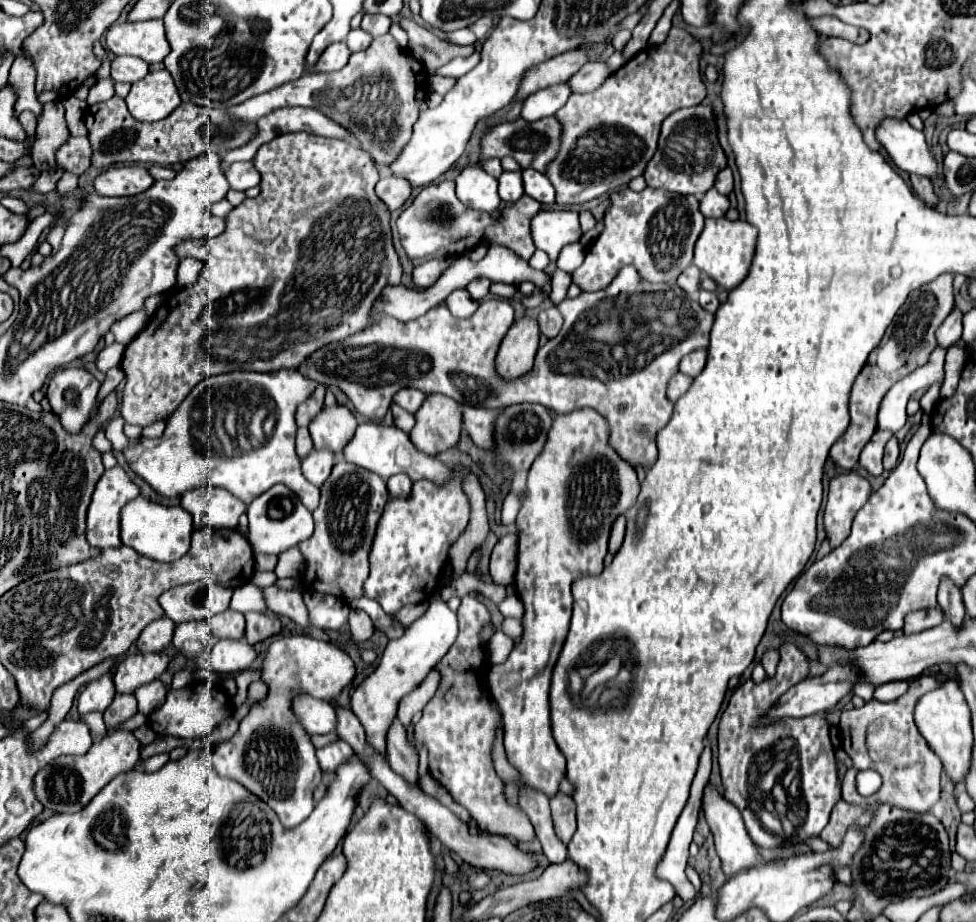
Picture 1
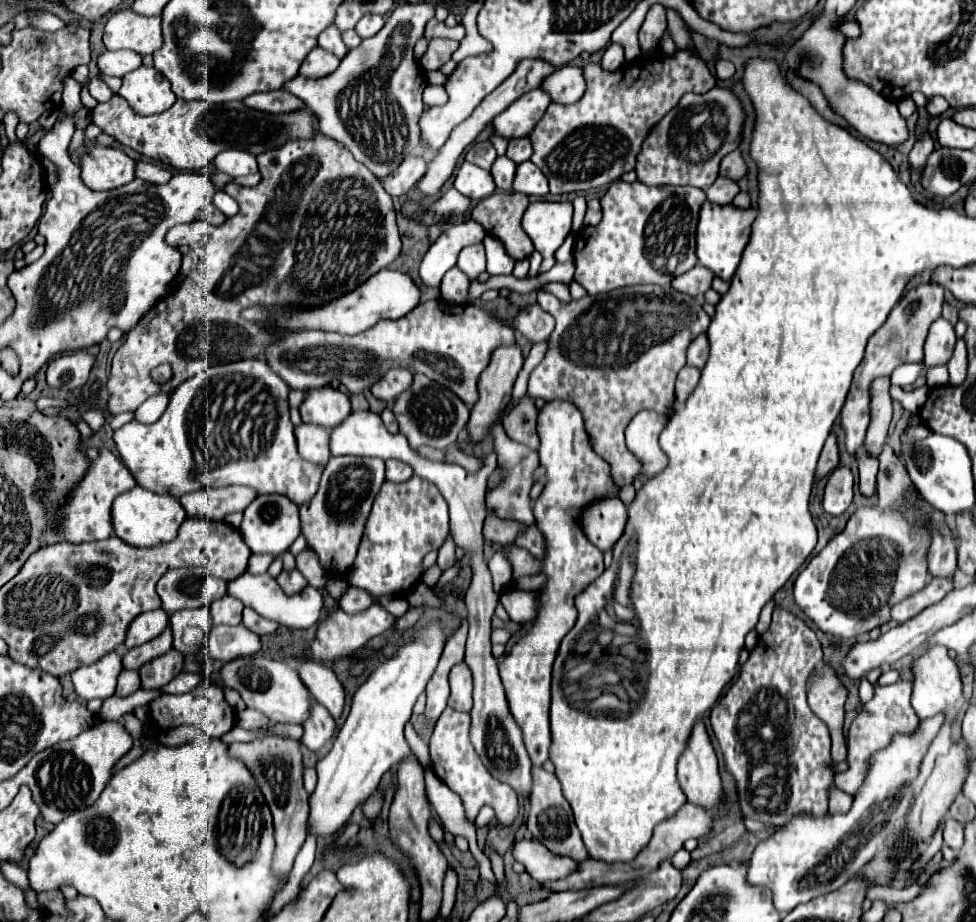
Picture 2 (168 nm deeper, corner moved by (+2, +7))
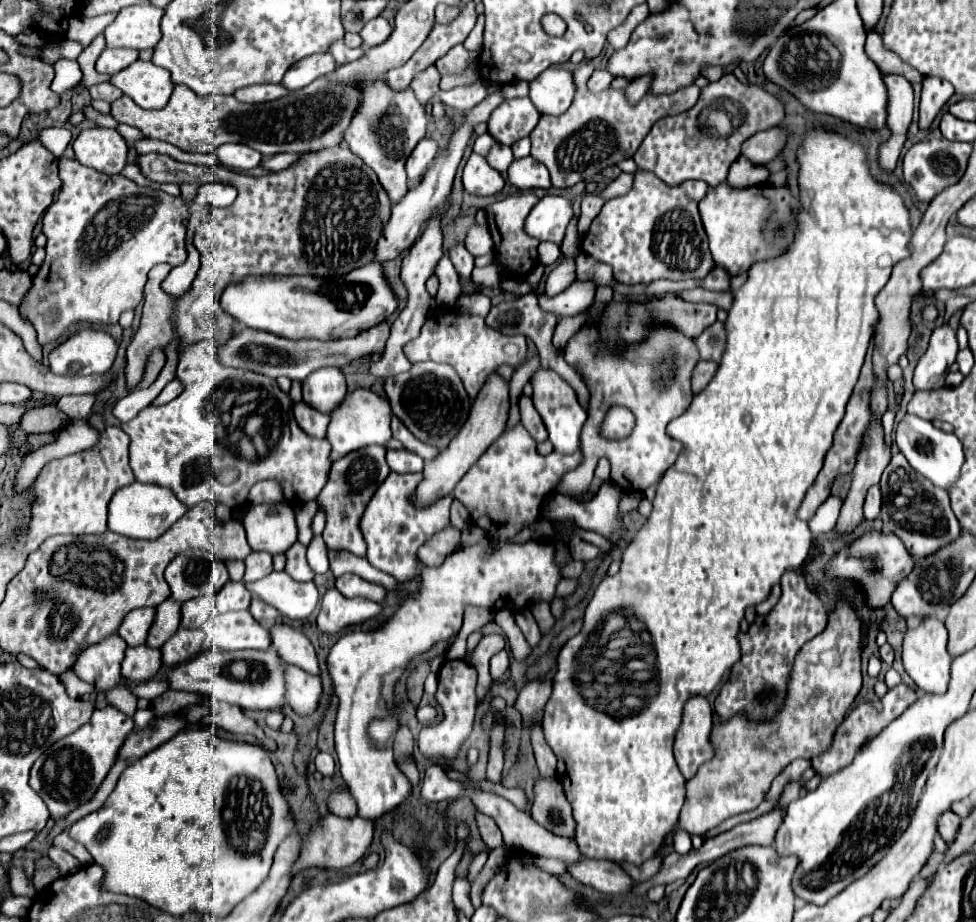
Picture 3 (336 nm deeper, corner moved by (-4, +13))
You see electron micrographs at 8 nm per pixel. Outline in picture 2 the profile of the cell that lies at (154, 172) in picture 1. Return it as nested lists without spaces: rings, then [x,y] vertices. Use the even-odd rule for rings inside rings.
[[[138,163],[136,165],[136,177],[148,181],[148,183],[166,183],[170,181],[172,173],[164,167],[158,167],[158,165],[152,165],[152,163]]]

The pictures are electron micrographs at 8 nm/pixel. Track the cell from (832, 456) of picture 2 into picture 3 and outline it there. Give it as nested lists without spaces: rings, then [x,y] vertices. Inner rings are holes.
[[[870,391],[852,393],[852,397],[848,401],[848,407],[846,407],[846,415],[844,415],[842,423],[838,425],[838,429],[834,433],[834,443],[828,449],[826,457],[824,457],[824,465],[822,465],[814,485],[808,489],[804,501],[800,503],[800,509],[796,513],[798,517],[812,517],[816,513],[816,509],[828,499],[834,479],[840,477],[840,475],[850,475],[852,473],[852,465],[856,465],[856,457],[858,457],[860,449],[862,449],[862,441],[864,441],[864,435],[866,435],[866,425],[870,423],[870,419],[872,419],[872,413],[870,413]]]

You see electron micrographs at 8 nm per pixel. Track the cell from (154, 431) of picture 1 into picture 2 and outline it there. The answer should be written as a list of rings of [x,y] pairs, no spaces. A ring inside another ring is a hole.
[[[154,395],[154,397],[150,397],[148,401],[144,401],[138,409],[136,409],[136,421],[140,421],[140,423],[146,423],[146,425],[150,425],[150,423],[156,423],[160,417],[162,417],[162,413],[166,411],[166,407],[168,407],[168,395]]]

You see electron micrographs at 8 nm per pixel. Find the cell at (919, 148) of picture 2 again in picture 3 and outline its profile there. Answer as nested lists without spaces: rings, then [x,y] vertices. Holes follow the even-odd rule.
[[[924,77],[922,83],[922,101],[920,101],[920,127],[926,129],[934,121],[942,105],[954,95],[954,89],[948,81],[940,77]]]

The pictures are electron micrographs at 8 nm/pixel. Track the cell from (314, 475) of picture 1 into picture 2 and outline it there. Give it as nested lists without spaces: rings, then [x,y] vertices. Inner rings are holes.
[[[302,423],[300,427],[294,429],[296,441],[298,441],[298,453],[302,459],[316,463],[316,465],[326,465],[330,459],[330,431],[326,427],[318,425],[306,425]]]

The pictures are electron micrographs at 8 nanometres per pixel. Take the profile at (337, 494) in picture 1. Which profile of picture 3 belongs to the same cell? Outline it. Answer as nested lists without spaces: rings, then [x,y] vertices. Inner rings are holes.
[[[368,445],[364,449],[352,451],[332,465],[328,483],[318,495],[318,505],[326,511],[326,529],[322,537],[328,549],[350,551],[358,557],[366,555],[366,541],[360,531],[360,517],[368,501],[372,499],[374,491],[388,477],[388,473],[390,473],[390,467],[386,463],[386,447],[380,447],[380,445]]]

